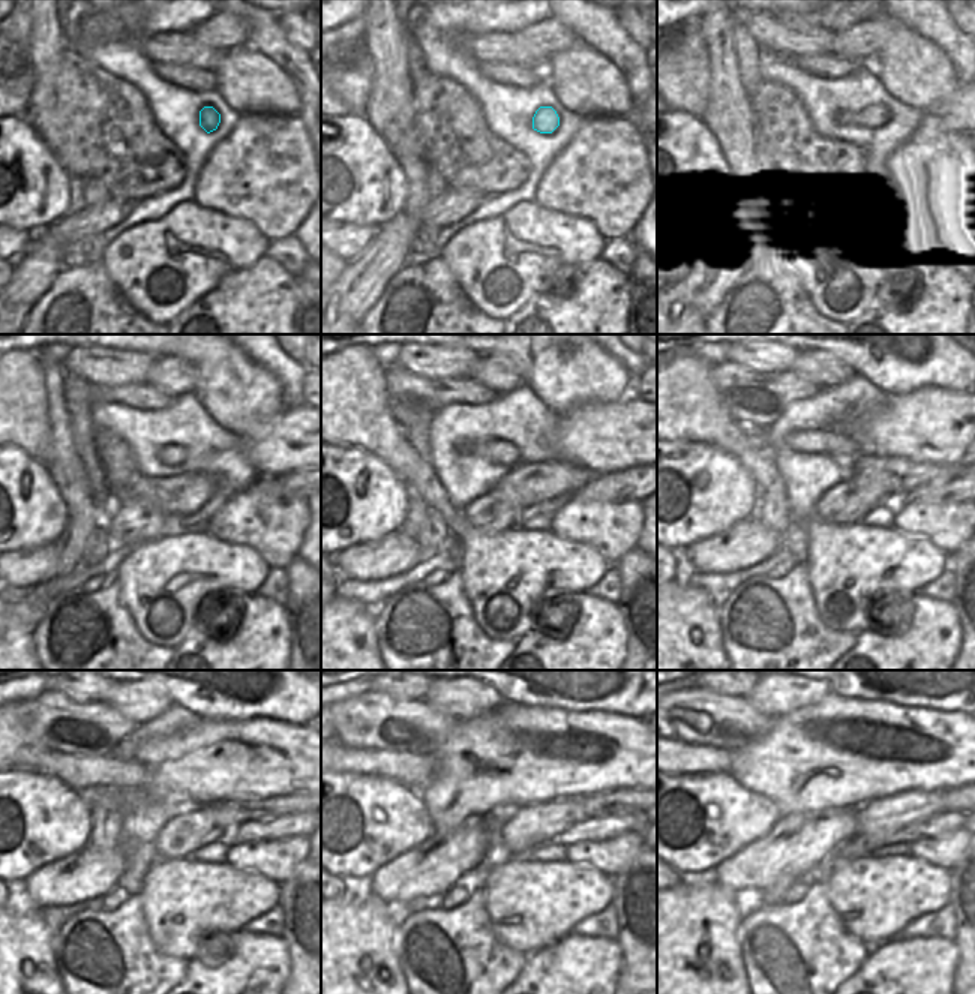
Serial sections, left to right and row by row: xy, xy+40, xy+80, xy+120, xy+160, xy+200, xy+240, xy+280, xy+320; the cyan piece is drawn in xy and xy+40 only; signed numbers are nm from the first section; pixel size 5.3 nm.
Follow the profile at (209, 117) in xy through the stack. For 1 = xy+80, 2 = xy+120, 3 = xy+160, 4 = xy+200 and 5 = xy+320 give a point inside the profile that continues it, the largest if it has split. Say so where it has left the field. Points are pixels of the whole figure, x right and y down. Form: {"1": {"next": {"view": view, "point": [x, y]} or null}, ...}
{"1": {"next": {"view": "xy+80", "point": [876, 116]}}, "2": {"next": {"view": "xy+120", "point": [170, 455]}}, "3": {"next": {"view": "xy+160", "point": [501, 452]}}, "4": {"next": {"view": "xy+200", "point": [806, 441]}}, "5": {"next": {"view": "xy+320", "point": [687, 759]}}}

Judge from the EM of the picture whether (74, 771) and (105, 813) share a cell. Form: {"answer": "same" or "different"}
{"answer": "different"}

